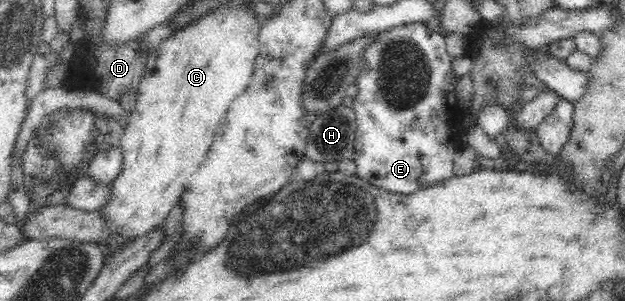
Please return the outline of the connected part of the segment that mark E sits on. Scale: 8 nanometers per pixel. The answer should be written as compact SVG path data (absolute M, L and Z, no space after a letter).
M421 23L382 31L379 40L371 43L362 62L366 70L355 82L359 91L352 106L357 119L352 160L360 180L386 192L412 194L455 175L452 158L460 147L463 118L470 115L470 109L460 106L456 99L458 78L452 72L452 59L446 52L444 36L428 31Z

